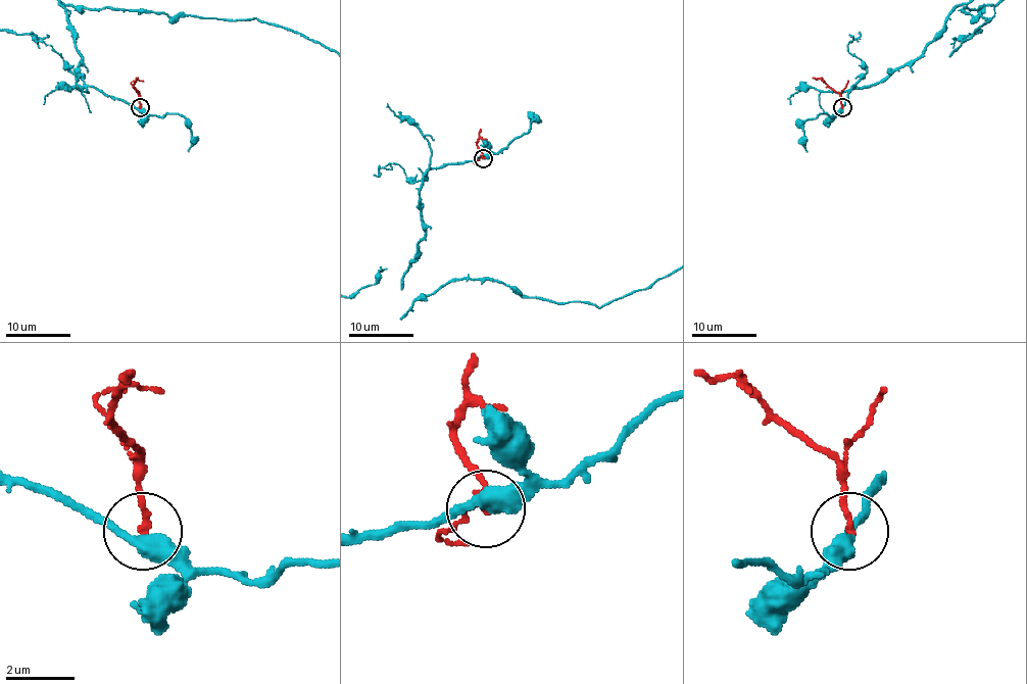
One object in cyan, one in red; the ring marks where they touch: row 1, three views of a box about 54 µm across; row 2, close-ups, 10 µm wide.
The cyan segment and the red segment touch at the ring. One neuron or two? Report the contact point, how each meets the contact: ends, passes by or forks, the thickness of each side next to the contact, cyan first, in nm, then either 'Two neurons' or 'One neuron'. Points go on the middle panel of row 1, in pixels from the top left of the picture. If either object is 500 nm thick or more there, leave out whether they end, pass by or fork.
Place: (483, 158). At the ring cyan passes by. At the ring red ends. Thickness 440 nm (cyan) against 200 nm. Two neurons

